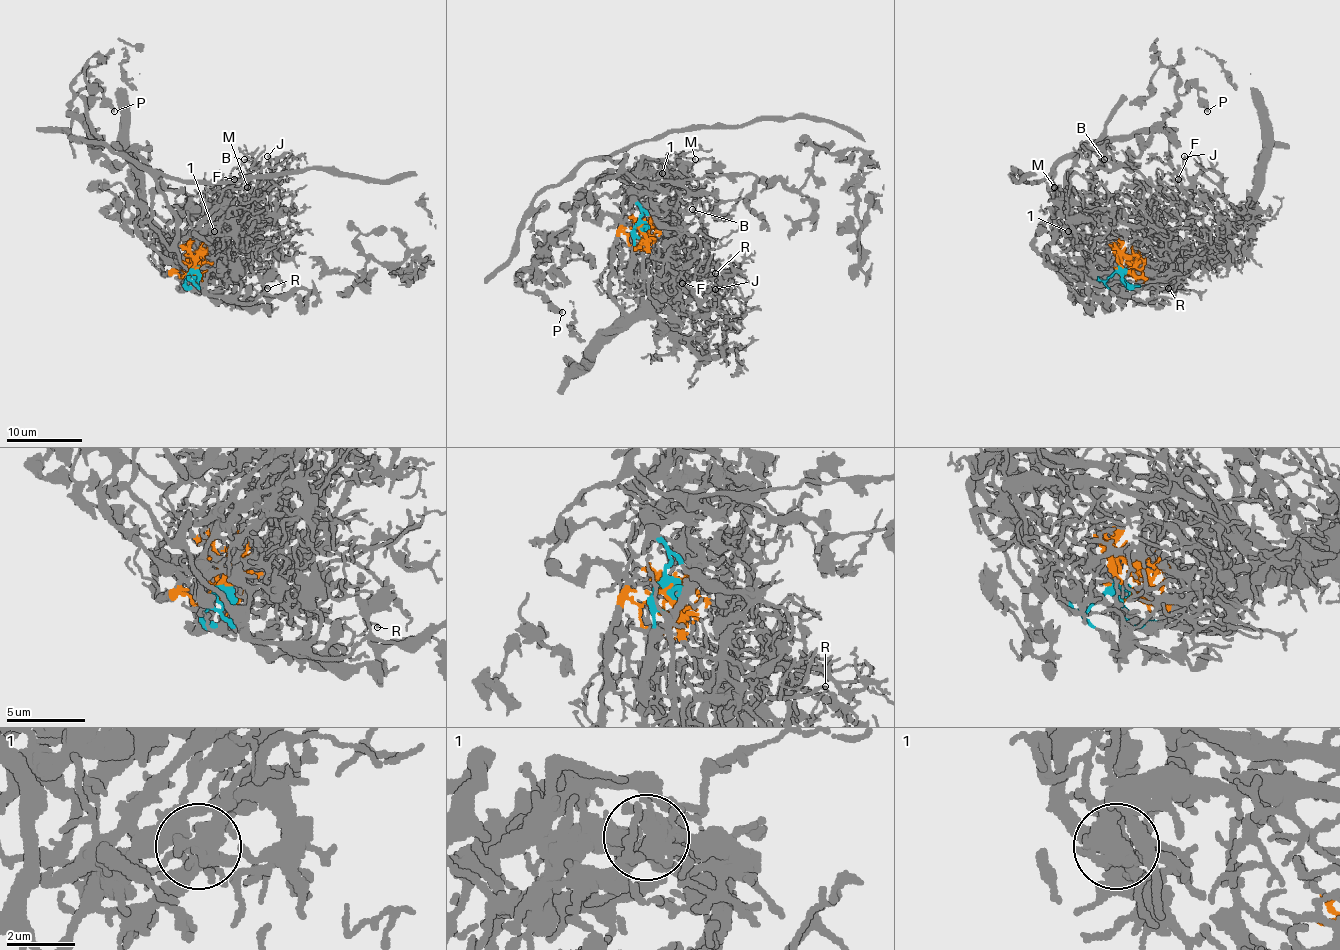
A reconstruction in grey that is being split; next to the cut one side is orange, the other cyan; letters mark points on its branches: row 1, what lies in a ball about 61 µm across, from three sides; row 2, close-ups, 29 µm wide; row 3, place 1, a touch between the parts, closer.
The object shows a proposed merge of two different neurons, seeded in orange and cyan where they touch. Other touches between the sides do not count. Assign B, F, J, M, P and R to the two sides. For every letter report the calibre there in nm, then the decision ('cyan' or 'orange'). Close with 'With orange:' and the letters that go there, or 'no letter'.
B: 160 nm thick; orange
F: 150 nm thick; orange
J: 200 nm thick; orange
M: 160 nm thick; orange
P: 240 nm thick; cyan
R: 80 nm thick; orange
With orange: B, F, J, M, R

